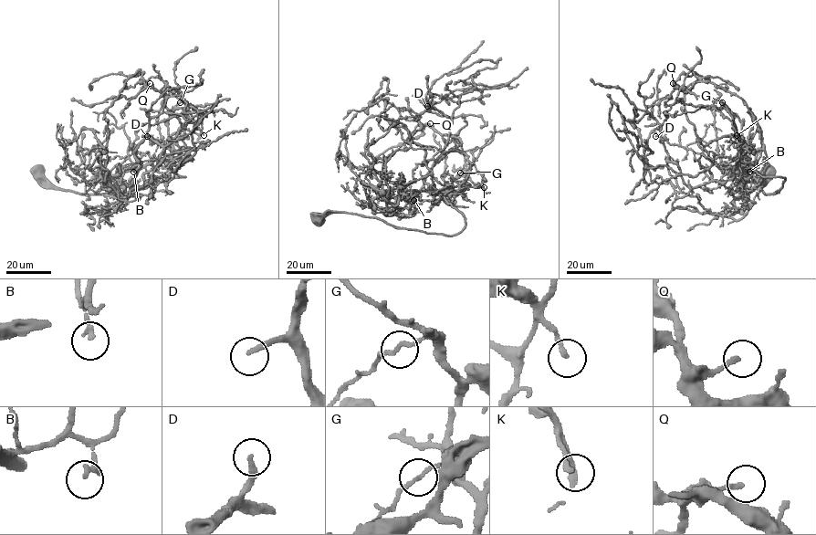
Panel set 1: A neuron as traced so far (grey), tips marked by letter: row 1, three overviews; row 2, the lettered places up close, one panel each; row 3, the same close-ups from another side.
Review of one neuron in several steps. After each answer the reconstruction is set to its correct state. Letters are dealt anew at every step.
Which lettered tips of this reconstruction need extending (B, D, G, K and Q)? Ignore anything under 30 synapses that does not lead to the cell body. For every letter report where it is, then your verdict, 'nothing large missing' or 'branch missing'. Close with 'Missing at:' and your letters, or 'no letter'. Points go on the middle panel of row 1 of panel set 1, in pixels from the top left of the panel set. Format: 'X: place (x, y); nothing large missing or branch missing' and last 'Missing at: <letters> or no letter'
B: place (413, 200); nothing large missing
D: place (427, 106); branch missing
G: place (460, 173); nothing large missing
K: place (484, 187); nothing large missing
Q: place (430, 123); nothing large missing
Missing at: D

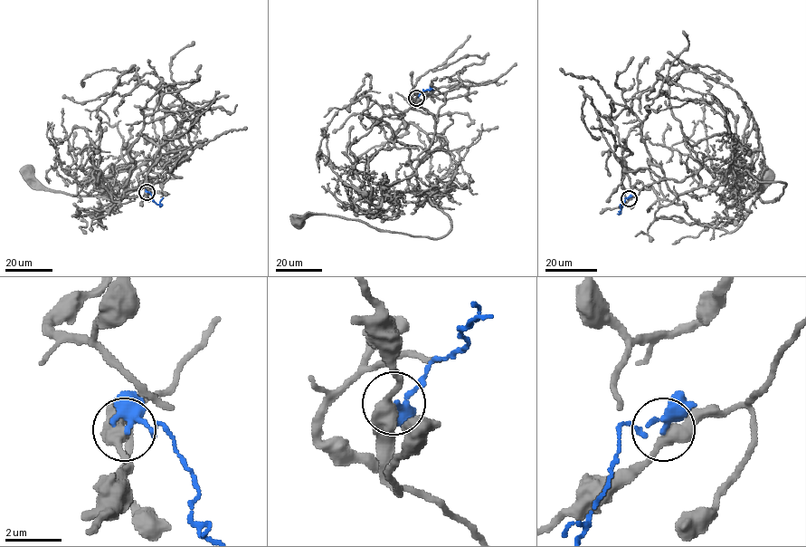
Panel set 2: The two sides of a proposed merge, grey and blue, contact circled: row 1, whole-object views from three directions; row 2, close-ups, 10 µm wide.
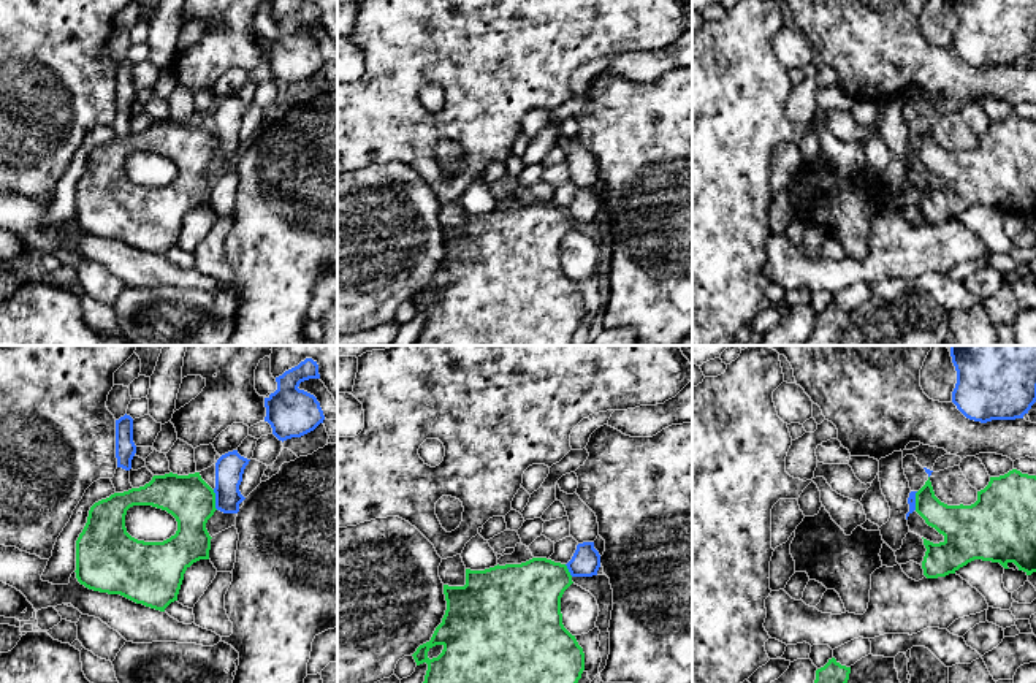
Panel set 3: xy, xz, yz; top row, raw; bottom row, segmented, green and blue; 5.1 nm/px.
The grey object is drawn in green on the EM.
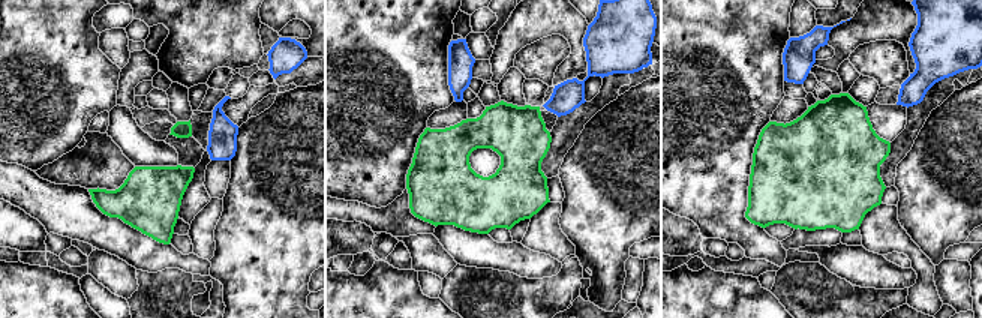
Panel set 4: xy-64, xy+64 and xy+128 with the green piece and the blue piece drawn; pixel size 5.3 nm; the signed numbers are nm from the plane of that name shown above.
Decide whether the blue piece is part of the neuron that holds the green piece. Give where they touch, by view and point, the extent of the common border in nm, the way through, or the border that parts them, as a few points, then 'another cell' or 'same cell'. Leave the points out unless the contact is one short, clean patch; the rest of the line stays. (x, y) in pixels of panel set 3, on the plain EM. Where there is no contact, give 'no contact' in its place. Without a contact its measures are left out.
contact xy (214, 144); length 110 nm; border xy (213, 135), (217, 154); another cell

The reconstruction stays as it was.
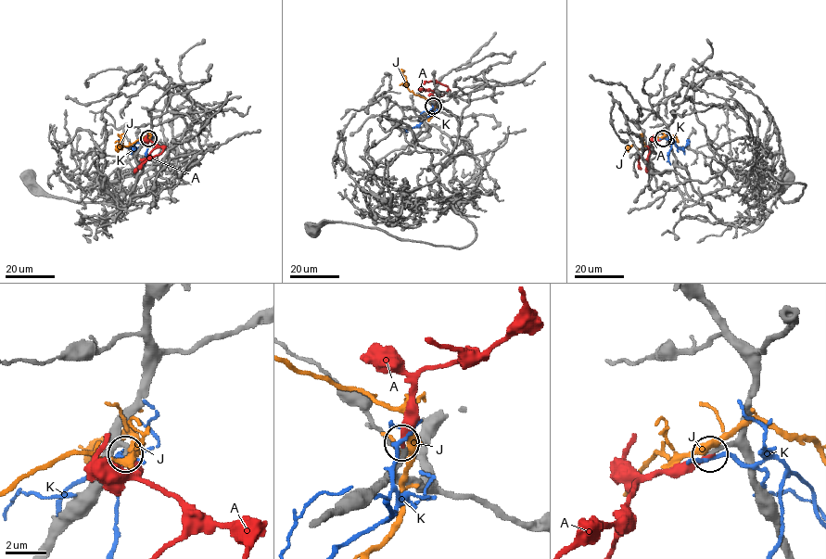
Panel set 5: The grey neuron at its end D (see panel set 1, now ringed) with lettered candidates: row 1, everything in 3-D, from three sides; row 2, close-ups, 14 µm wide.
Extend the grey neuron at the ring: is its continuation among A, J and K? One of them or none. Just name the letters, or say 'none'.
A

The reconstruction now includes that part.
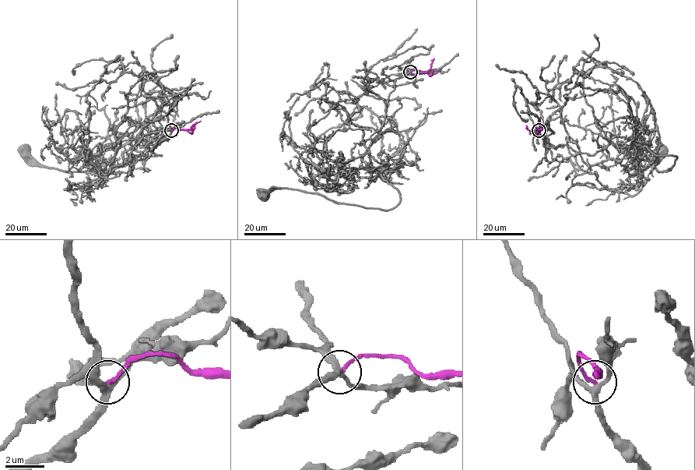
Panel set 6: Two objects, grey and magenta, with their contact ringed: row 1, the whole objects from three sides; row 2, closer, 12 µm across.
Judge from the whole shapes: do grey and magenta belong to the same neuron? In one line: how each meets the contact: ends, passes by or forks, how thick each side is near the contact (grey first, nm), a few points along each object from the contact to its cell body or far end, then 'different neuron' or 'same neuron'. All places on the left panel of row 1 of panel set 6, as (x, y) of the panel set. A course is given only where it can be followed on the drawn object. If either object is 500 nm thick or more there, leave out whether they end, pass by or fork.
grey forks | magenta ends | 240/180 nm | grey via (171, 131), (123, 158), (148, 136), (161, 155), (110, 169), (40, 166), (23, 150) | magenta via (171, 130), (177, 128), (191, 133), (194, 125) | different neuron

